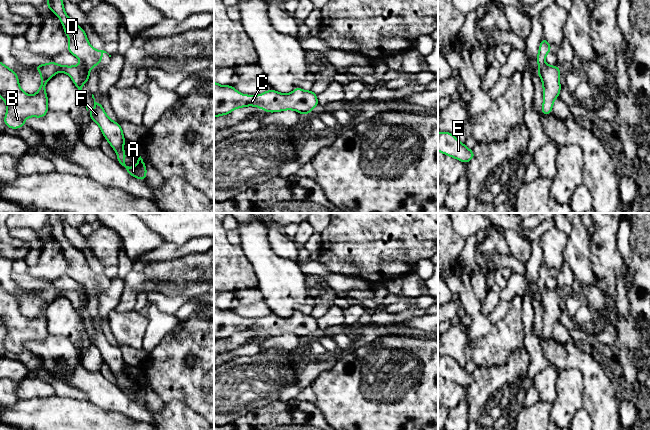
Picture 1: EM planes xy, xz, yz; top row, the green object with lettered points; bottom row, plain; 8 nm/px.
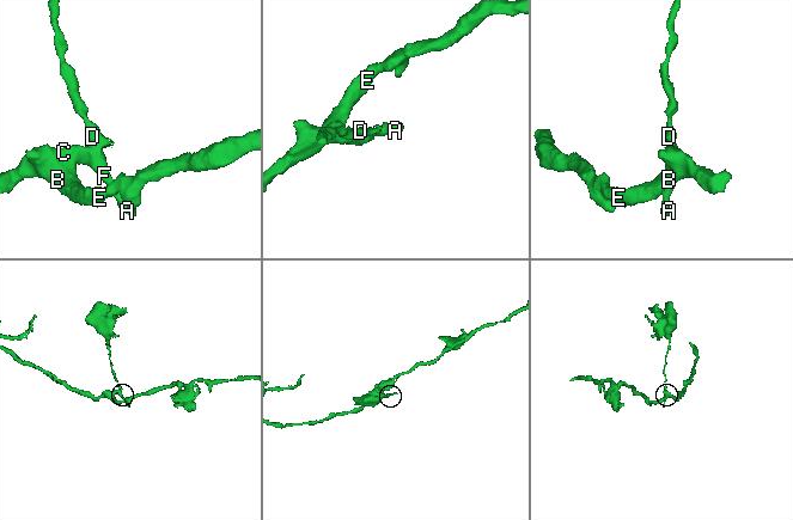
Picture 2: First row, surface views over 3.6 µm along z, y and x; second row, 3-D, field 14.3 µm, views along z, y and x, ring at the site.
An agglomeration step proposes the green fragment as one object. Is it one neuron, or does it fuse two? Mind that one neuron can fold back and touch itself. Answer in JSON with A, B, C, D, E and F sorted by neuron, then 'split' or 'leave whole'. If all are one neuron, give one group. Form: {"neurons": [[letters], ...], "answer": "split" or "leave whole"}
{"neurons": [["A", "B", "C", "E", "F"], ["D"]], "answer": "split"}

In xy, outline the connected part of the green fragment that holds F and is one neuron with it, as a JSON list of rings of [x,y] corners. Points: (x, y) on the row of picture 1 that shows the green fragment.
[[[92,94],[92,98],[94,99],[94,110],[93,110],[92,112],[90,112],[90,111],[88,110],[87,105],[86,105],[86,103],[85,103],[85,106],[86,106],[86,109],[87,109],[87,111],[88,111],[88,114],[89,114],[89,116],[91,117],[91,119],[92,119],[94,122],[96,122],[96,123],[98,124],[98,126],[100,127],[100,129],[101,129],[101,131],[102,131],[102,133],[103,133],[103,135],[104,135],[104,138],[109,142],[109,144],[111,145],[111,147],[113,148],[113,150],[117,152],[117,159],[118,159],[119,164],[128,172],[129,175],[134,176],[134,177],[136,177],[137,179],[140,179],[140,180],[142,180],[142,181],[145,181],[147,169],[146,169],[146,166],[145,166],[145,163],[144,163],[143,159],[141,158],[141,156],[138,158],[138,160],[137,160],[137,166],[136,166],[136,167],[127,167],[127,166],[125,165],[126,153],[125,153],[125,151],[124,151],[124,149],[123,149],[123,146],[124,146],[124,144],[125,144],[126,141],[125,141],[125,138],[124,138],[124,136],[123,136],[123,130],[122,130],[122,128],[121,128],[119,122],[114,122],[114,121],[112,121],[112,120],[107,116],[106,112],[105,112],[104,109],[103,109],[102,104],[101,104],[101,103],[97,103],[97,102],[95,101],[95,98],[94,98],[94,95],[93,95],[93,94]]]

